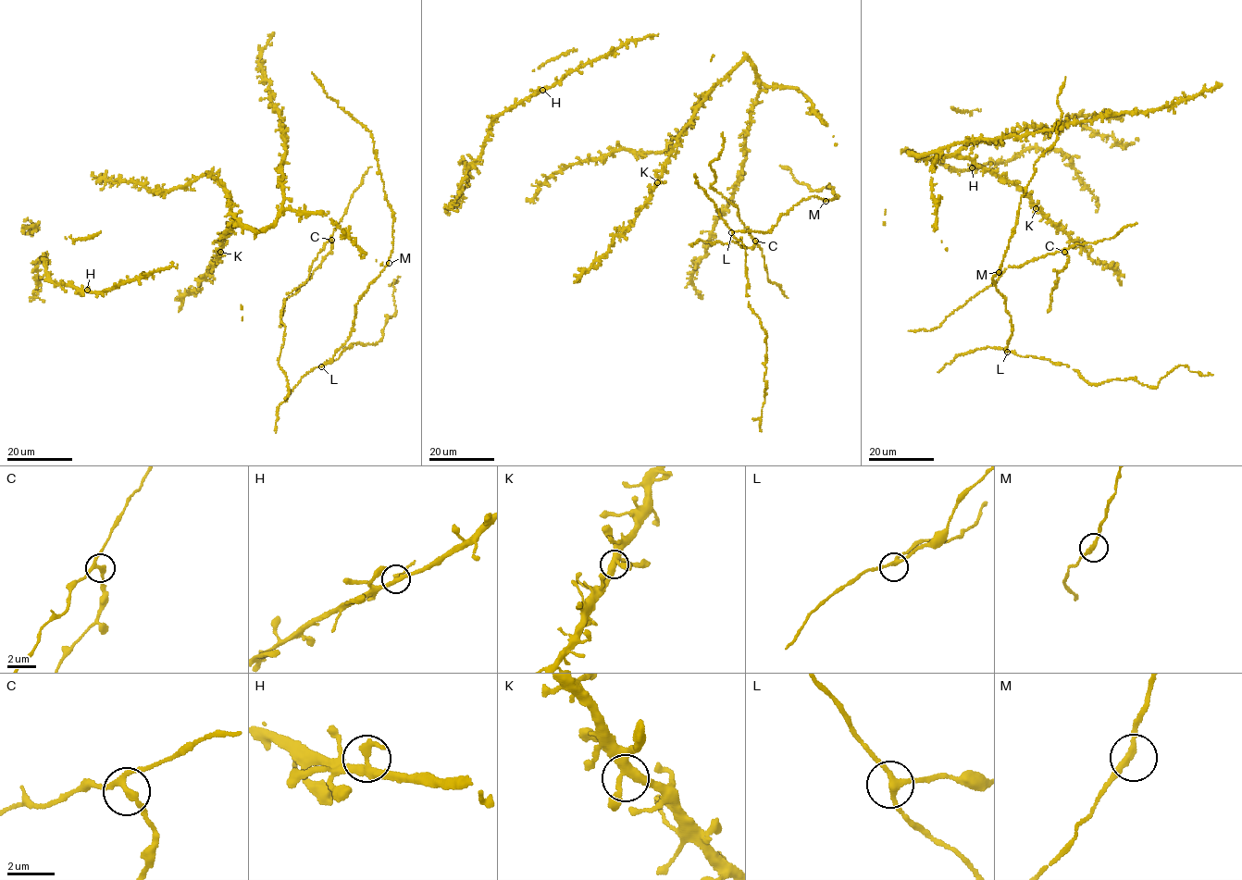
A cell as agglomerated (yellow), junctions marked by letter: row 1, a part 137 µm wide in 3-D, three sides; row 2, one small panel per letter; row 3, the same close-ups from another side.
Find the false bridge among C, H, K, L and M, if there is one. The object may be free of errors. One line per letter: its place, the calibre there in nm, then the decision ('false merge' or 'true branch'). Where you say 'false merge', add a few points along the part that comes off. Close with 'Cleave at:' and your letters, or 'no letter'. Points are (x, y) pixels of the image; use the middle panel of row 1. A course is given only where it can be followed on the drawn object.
C: at (755, 241); 240 nm thick; false merge; foreign part runs (755, 241), (752, 249), (732, 241), (713, 244), (699, 239), (689, 245)
H: at (542, 90); 240 nm thick; true branch
K: at (657, 182); 360 nm thick; true branch
L: at (731, 232); 240 nm thick; true branch
M: at (825, 201); 240 nm thick; true branch
Cleave at: C

